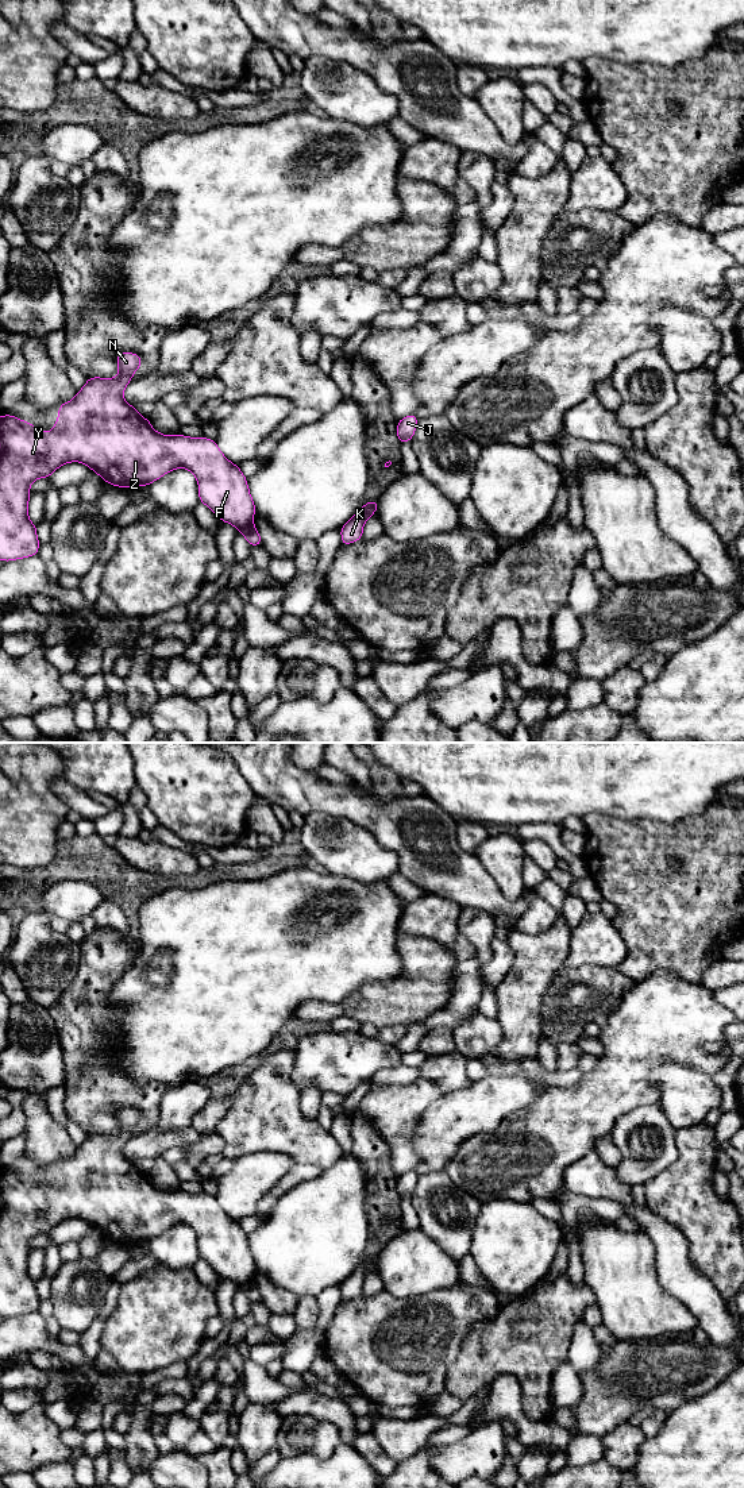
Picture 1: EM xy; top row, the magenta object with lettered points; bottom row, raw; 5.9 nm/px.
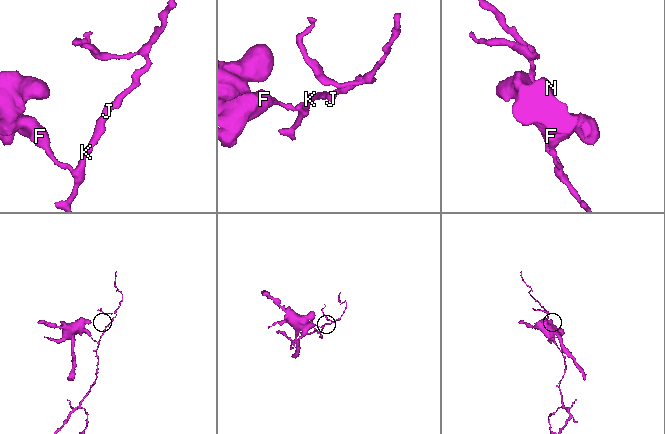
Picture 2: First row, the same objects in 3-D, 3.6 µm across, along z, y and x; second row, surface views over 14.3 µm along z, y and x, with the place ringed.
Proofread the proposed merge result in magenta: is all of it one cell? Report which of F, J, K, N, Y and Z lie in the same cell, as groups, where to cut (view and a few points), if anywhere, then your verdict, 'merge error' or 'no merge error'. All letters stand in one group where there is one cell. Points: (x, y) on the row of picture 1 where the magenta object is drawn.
groups F N Y Z / J K; cut xy (251, 523), (239, 531); merge error

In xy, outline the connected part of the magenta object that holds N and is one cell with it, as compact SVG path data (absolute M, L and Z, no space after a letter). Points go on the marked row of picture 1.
M119 352L116 362L116 378L88 378L72 401L58 406L59 417L51 432L39 431L11 413L0 416L0 560L38 555L36 525L28 519L30 485L38 478L49 478L69 462L85 463L108 485L124 489L149 486L166 473L184 467L197 478L200 502L223 523L239 531L253 524L255 504L239 466L231 463L212 439L157 432L150 420L123 398L123 390L140 367L142 358L135 352Z

